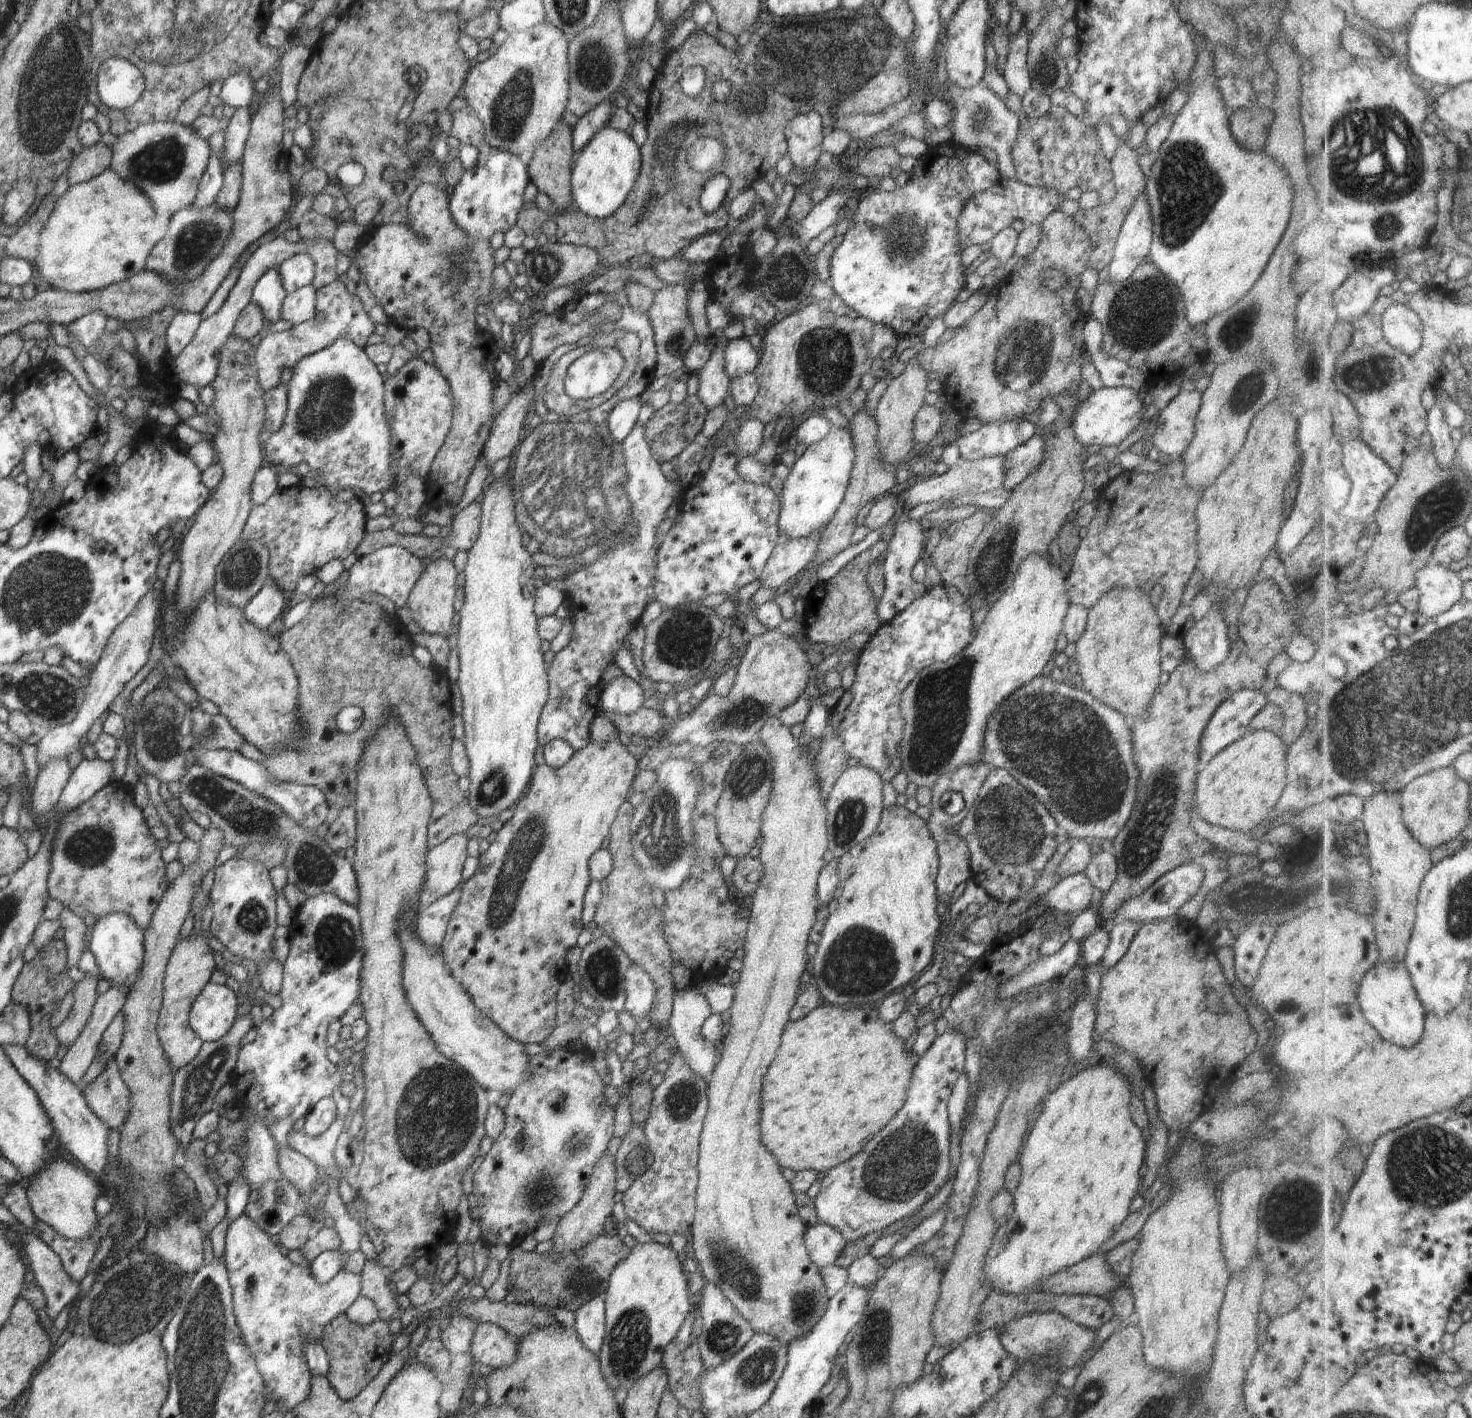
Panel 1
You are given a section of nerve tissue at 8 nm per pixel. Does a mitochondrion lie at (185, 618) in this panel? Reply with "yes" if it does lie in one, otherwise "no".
no

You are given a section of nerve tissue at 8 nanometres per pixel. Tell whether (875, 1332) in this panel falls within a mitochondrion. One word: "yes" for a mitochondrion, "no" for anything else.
yes

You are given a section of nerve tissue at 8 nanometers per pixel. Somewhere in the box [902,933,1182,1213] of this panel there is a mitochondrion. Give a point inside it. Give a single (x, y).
(1028, 1040)

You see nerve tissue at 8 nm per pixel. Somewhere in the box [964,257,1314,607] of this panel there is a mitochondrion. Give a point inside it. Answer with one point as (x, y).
(1024, 350)

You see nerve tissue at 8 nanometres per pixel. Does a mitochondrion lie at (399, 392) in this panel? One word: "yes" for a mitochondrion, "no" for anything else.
no

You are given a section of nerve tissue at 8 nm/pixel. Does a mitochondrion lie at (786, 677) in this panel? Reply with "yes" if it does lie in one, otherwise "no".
no

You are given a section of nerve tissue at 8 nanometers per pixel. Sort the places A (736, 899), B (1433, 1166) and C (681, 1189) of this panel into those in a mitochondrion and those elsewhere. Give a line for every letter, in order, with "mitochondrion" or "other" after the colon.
A: other
B: mitochondrion
C: other

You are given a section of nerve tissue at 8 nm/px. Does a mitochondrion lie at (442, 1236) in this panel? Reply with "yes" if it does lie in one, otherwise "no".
no

